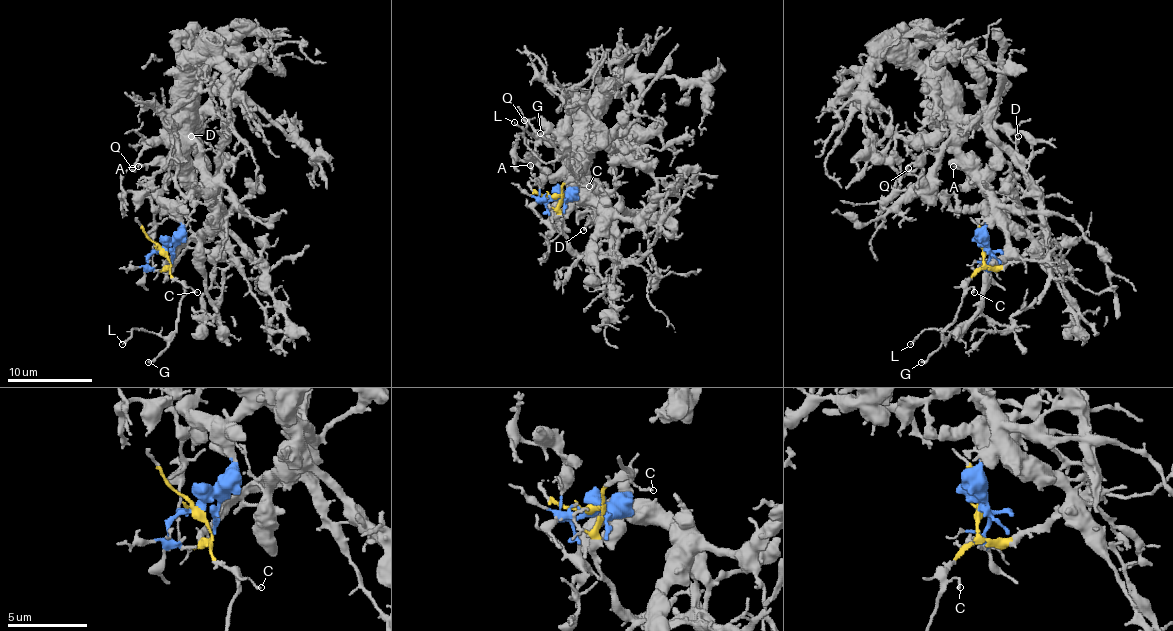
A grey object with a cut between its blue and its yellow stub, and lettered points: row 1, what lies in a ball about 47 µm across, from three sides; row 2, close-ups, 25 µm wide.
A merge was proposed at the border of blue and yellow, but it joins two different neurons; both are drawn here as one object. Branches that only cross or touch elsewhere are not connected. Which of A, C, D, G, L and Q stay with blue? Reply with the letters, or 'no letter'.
A, D, Q

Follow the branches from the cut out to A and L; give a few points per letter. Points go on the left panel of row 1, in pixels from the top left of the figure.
A: (163, 251), (163, 245), (180, 225), (180, 202), (187, 187), (172, 166), (138, 166)
L: (161, 251), (170, 272), (185, 291), (176, 327), (168, 336), (133, 330), (123, 344)

